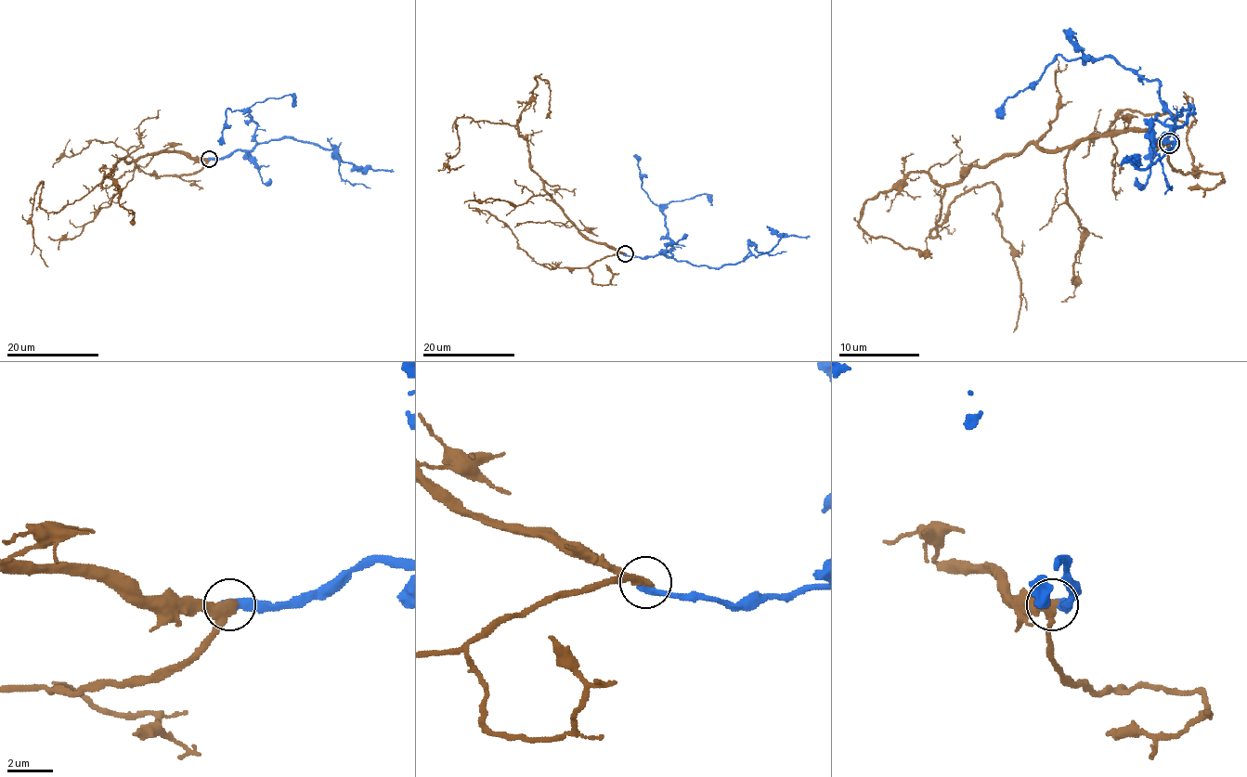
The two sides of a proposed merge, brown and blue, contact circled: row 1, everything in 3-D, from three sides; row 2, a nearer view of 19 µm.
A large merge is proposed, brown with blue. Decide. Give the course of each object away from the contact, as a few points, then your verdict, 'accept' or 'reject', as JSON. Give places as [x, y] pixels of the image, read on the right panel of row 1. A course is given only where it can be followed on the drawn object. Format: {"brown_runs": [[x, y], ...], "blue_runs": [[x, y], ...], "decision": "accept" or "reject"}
{"brown_runs": [[1169, 142], [1028, 144], [945, 187], [931, 237], [957, 197], [997, 188], [1014, 332]], "blue_runs": [[1169, 142], [1189, 106], [1193, 110], [1174, 128], [1175, 142], [1151, 166], [1139, 164]], "decision": "reject"}

